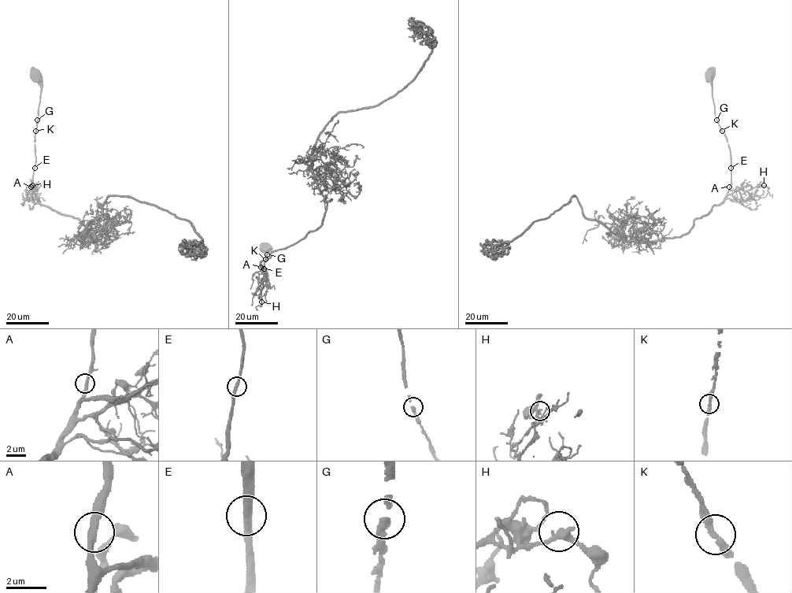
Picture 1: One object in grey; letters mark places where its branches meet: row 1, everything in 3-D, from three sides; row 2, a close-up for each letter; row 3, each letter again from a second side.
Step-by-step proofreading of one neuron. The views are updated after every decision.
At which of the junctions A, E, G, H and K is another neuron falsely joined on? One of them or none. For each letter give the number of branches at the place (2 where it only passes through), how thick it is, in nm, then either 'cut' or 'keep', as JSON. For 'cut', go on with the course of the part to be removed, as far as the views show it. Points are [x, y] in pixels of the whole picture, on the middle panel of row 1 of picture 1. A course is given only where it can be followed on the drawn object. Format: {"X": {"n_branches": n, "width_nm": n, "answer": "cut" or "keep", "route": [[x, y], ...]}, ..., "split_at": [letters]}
{"A": {"n_branches": 2, "width_nm": 280, "answer": "keep"}, "E": {"n_branches": 2, "width_nm": 320, "answer": "keep"}, "G": {"n_branches": 2, "width_nm": 280, "answer": "keep"}, "H": {"n_branches": 2, "width_nm": 320, "answer": "keep"}, "K": {"n_branches": 2, "width_nm": 300, "answer": "keep"}, "split_at": []}

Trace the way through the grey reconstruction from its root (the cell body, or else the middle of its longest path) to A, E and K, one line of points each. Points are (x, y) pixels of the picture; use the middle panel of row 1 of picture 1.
A: (264, 245), (270, 250), (264, 261), (265, 268), (260, 267)
E: (264, 245), (270, 250), (267, 253), (264, 268)
K: (264, 245), (270, 250), (264, 259)

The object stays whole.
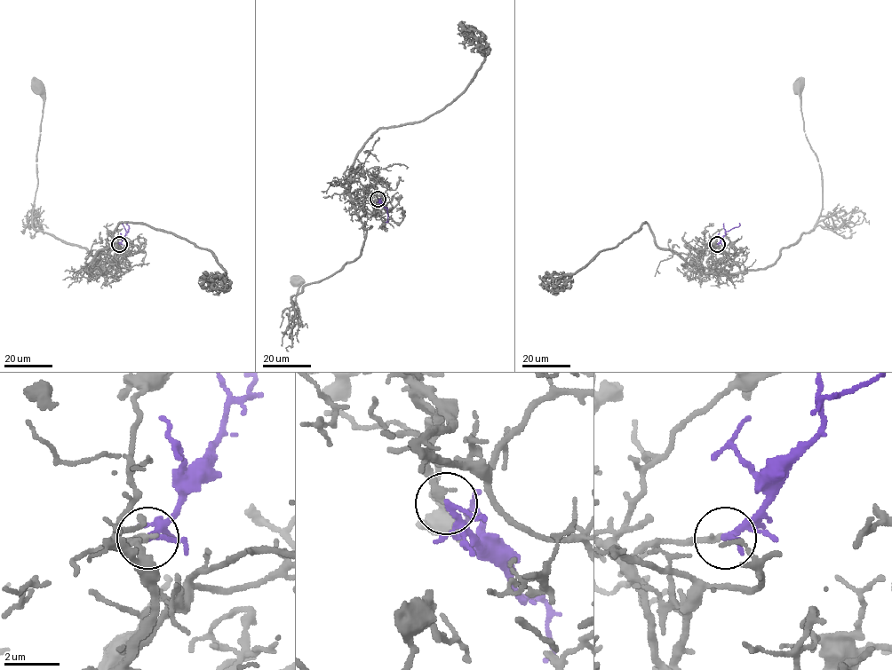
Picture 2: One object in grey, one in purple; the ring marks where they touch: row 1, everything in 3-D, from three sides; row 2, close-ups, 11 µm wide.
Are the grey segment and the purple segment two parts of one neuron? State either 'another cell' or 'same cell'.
same cell

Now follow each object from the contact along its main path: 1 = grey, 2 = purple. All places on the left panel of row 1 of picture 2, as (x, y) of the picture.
1: (118, 243), (111, 264), (94, 275), (107, 270), (84, 248), (32, 226), (43, 110), (37, 89)
2: (119, 243), (128, 232), (128, 223)

